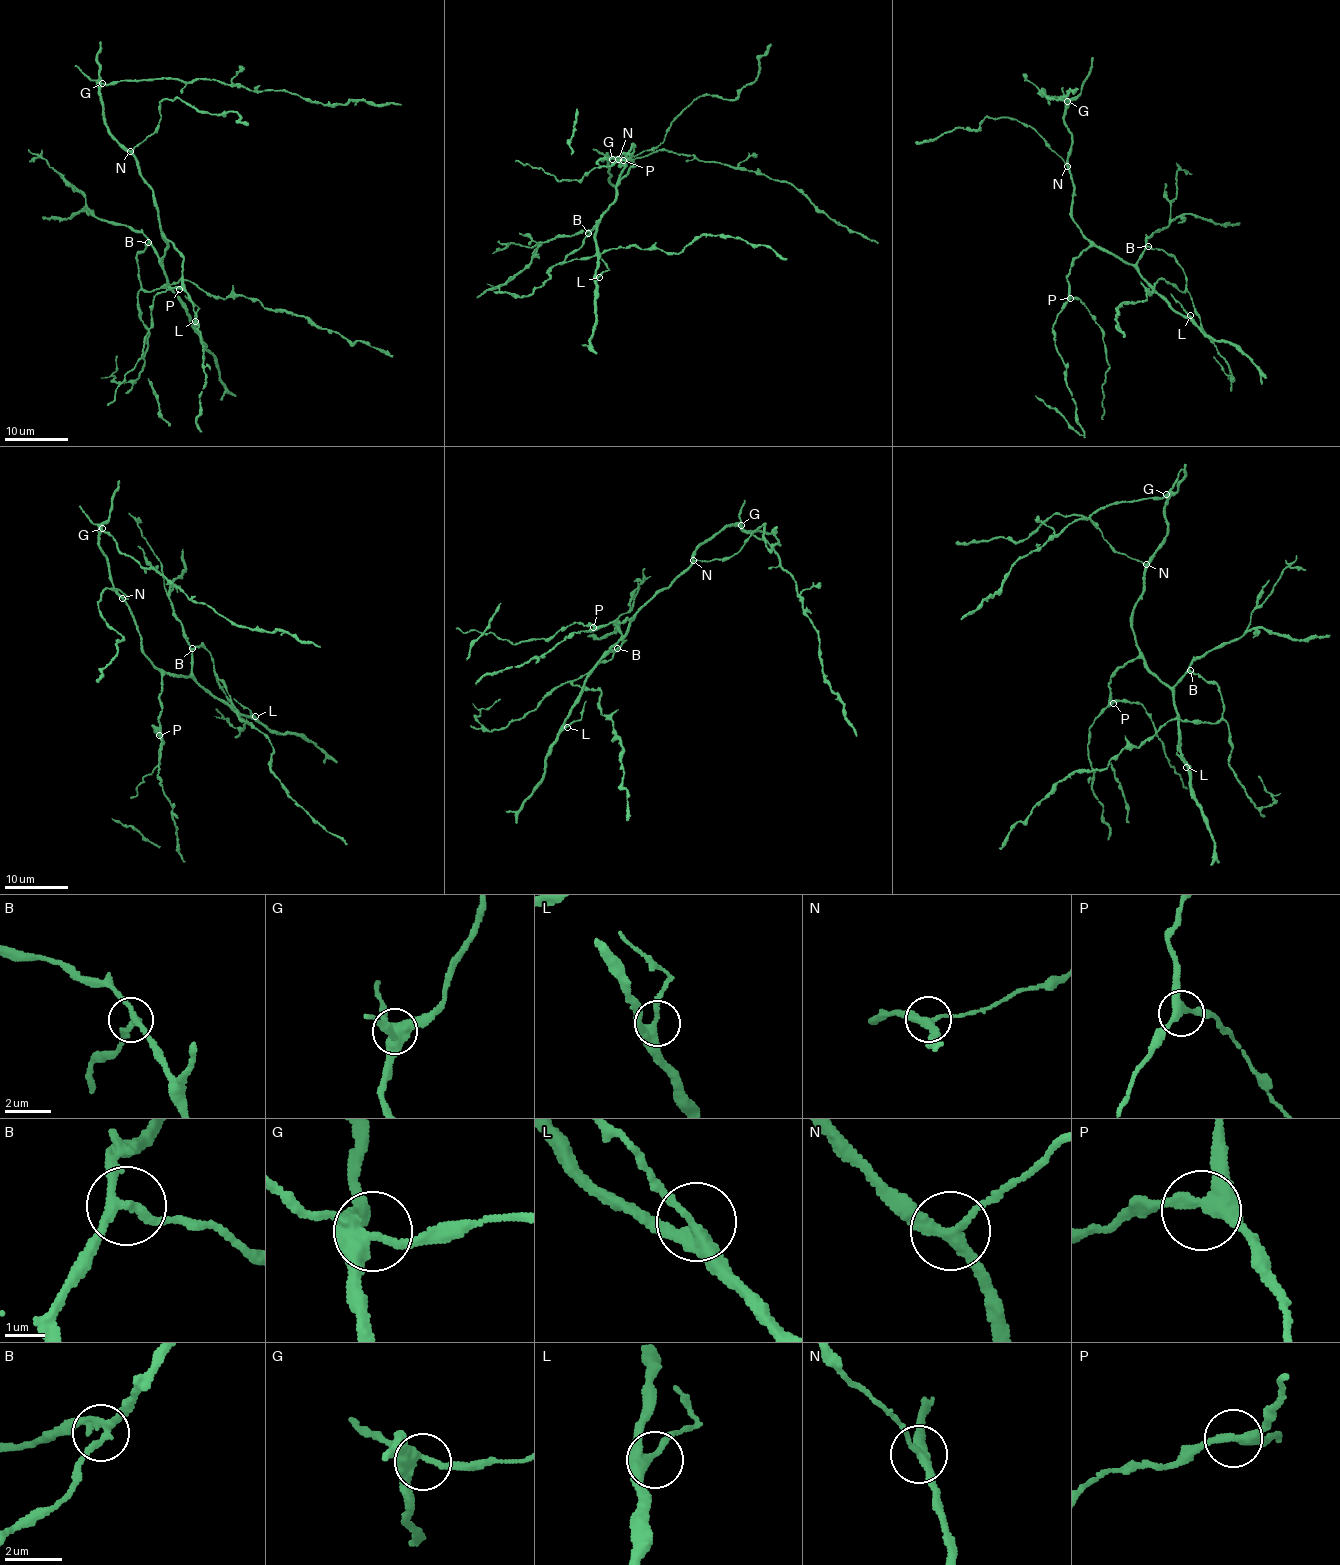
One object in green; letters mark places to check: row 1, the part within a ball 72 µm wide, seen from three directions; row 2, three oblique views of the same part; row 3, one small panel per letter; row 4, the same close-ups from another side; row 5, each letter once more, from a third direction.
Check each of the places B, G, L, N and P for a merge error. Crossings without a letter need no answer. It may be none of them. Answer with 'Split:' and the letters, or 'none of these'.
Split: none of these

